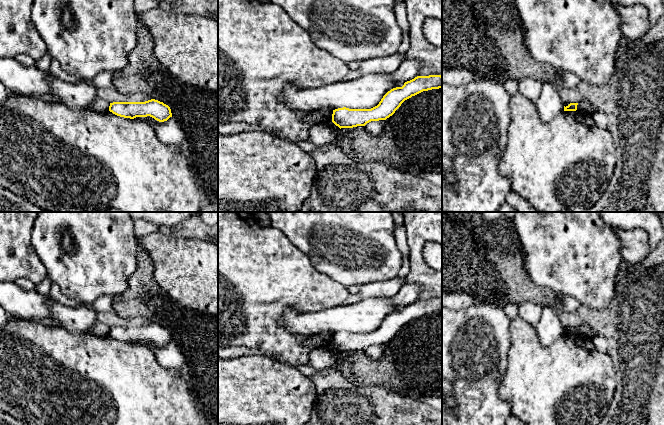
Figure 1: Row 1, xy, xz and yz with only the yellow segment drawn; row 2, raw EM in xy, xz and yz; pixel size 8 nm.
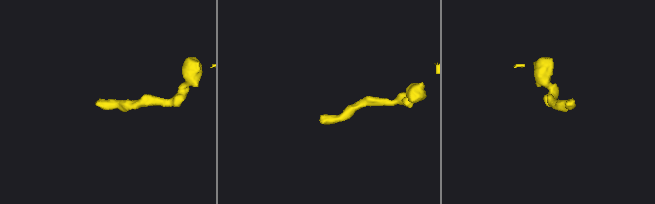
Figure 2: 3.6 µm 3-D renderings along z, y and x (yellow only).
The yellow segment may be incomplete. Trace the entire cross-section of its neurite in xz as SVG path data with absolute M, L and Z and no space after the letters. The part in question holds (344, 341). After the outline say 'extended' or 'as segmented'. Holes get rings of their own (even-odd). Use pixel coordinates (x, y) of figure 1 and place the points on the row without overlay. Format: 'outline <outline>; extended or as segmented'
outline M441 299L417 300L414 303L404 307L402 311L396 311L388 315L379 328L371 333L349 333L346 331L333 334L332 346L341 352L353 352L357 350L365 350L371 345L386 344L392 340L401 328L423 315L442 312Z; as segmented

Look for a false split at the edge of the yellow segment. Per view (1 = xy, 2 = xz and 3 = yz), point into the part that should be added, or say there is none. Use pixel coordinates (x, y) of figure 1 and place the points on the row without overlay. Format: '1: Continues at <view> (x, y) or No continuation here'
1: No continuation here
2: No continuation here
3: No continuation here

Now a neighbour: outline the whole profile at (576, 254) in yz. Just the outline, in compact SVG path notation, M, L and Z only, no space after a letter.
M515 212L512 222L523 251L524 269L535 284L549 289L557 295L573 297L584 306L592 309L602 309L611 303L617 291L618 284L615 283L615 279L620 265L625 260L621 254L621 245L617 234L613 231L612 227L601 219L599 212Z

